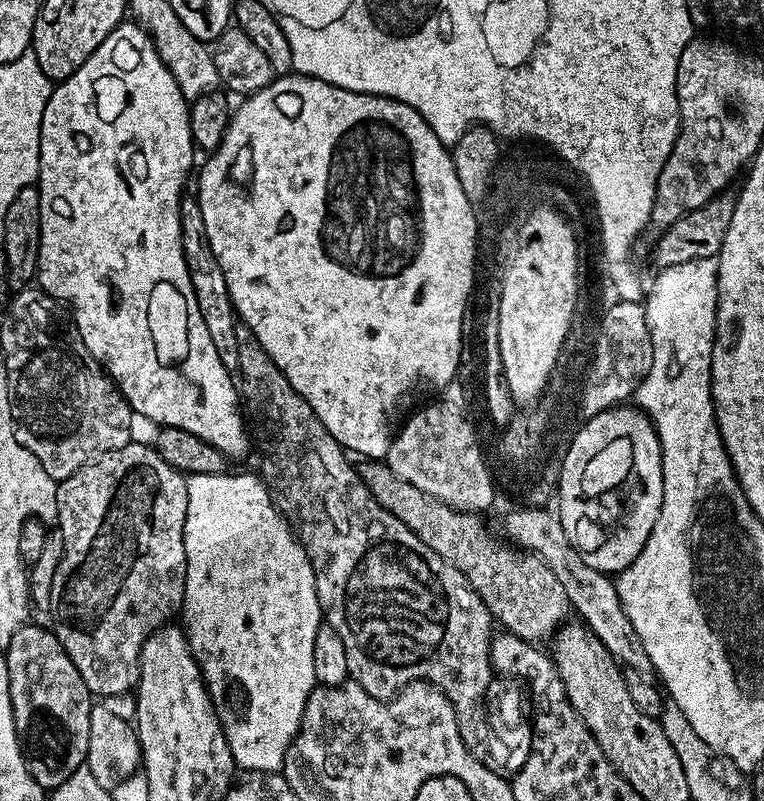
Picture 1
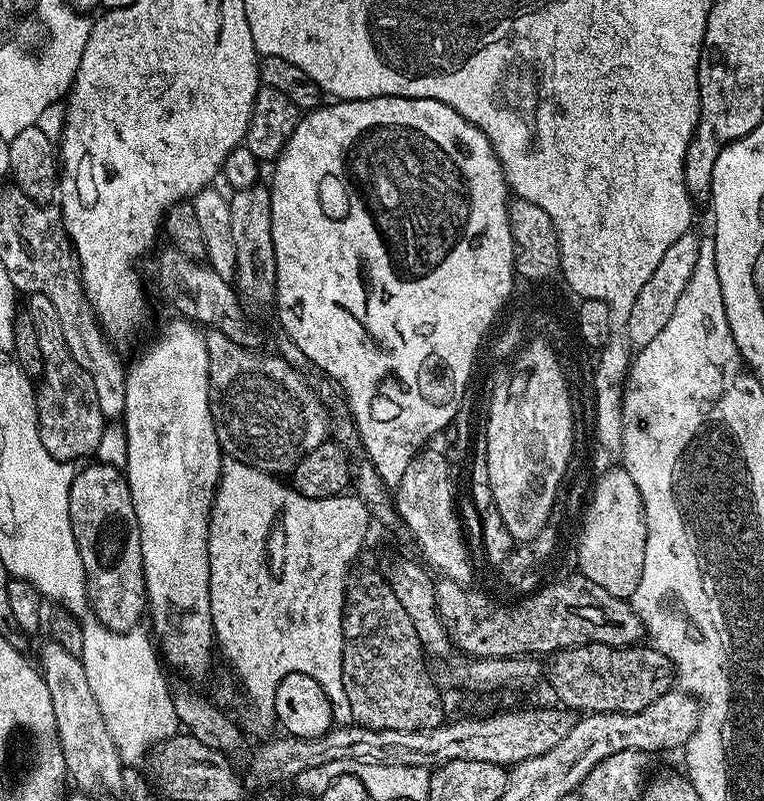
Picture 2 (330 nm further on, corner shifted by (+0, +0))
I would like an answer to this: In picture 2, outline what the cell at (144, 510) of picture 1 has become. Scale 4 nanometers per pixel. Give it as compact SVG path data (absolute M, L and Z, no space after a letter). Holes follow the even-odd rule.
M112 464L80 468L70 486L70 518L88 579L92 613L112 632L130 632L146 616L142 542L128 477Z

